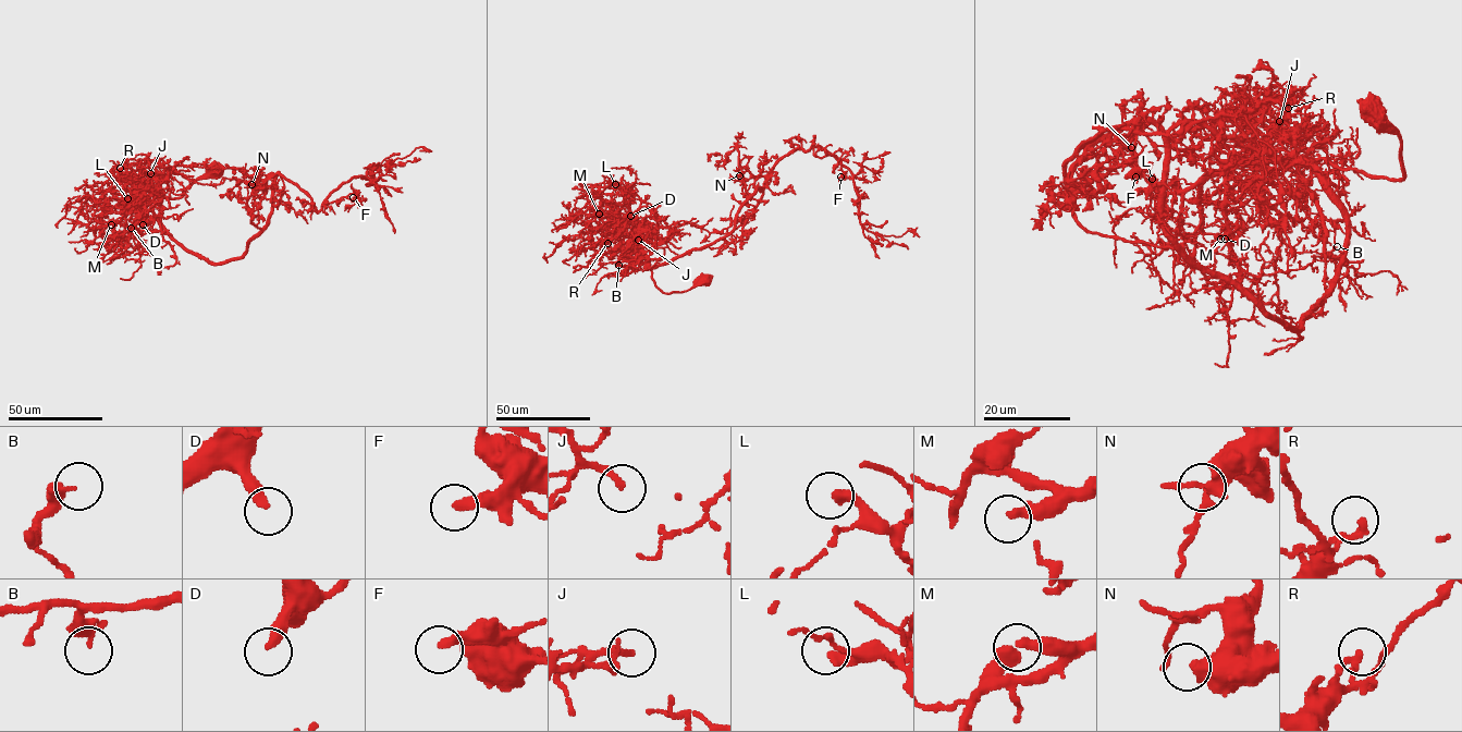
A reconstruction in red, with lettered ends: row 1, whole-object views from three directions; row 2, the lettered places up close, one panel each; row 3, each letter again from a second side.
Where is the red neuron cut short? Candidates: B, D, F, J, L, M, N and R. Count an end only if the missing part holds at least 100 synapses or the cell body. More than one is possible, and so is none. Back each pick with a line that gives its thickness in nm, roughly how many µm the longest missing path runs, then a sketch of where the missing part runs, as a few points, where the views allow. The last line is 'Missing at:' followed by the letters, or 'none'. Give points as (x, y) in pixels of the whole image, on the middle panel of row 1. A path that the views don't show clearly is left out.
D: 320 nm thick; about 35 µm are missing; missing branch runs (630, 216), (625, 198), (611, 204)
Missing at: D

